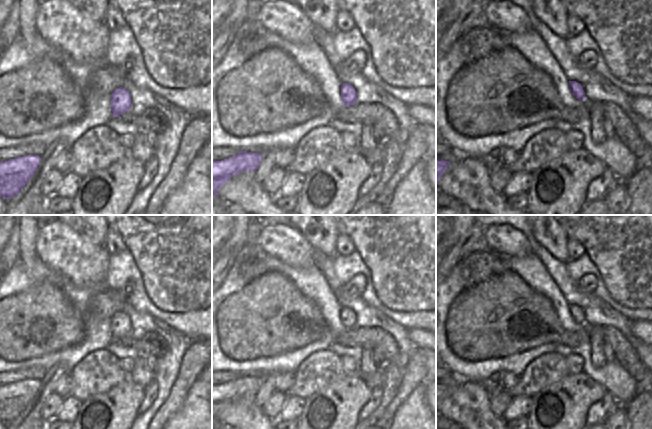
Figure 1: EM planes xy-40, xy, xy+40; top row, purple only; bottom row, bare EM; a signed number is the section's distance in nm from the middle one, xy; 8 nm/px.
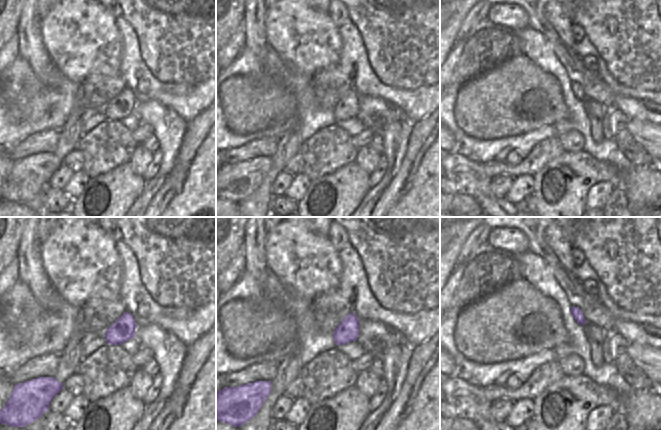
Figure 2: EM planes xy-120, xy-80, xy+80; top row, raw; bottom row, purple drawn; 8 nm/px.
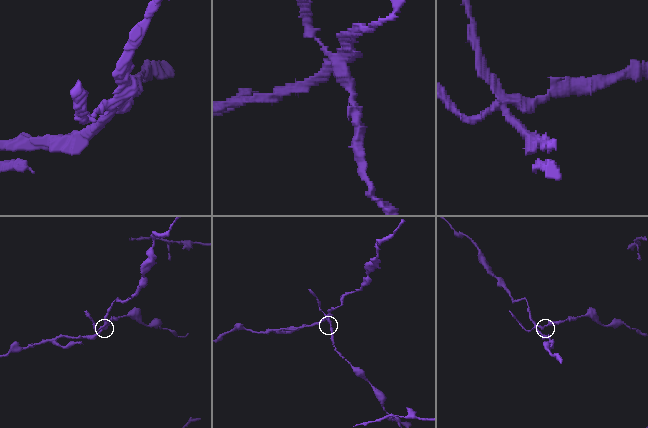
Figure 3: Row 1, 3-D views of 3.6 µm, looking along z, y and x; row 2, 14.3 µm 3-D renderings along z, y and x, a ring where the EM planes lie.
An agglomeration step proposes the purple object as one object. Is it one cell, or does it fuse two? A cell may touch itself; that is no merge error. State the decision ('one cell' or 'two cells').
two cells

